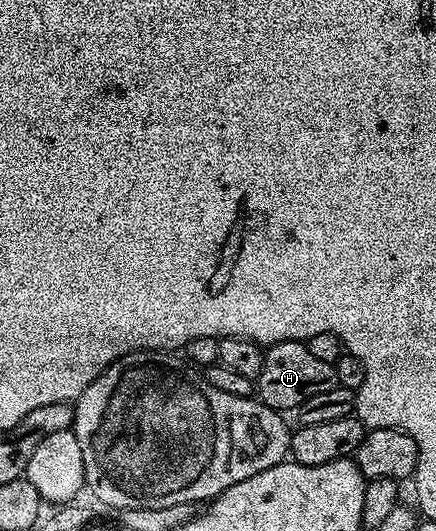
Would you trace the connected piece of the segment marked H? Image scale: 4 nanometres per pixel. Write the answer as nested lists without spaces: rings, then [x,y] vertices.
[[[274,342],[265,350],[263,372],[255,379],[255,394],[266,406],[278,412],[296,411],[311,396],[328,392],[337,384],[337,368],[319,360],[305,342]]]

